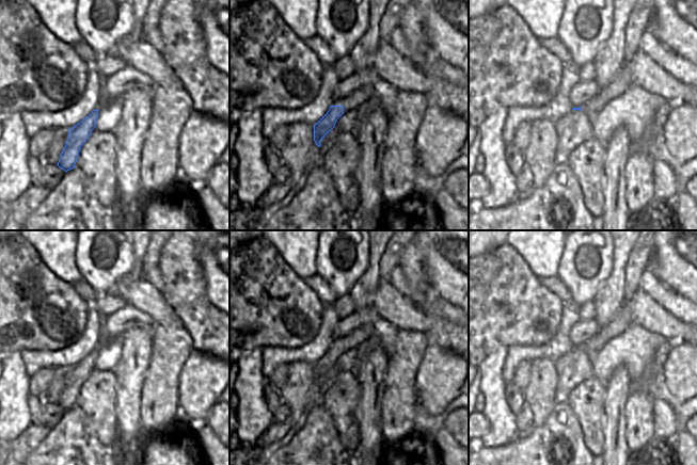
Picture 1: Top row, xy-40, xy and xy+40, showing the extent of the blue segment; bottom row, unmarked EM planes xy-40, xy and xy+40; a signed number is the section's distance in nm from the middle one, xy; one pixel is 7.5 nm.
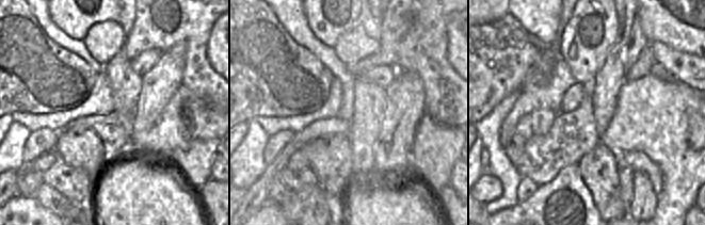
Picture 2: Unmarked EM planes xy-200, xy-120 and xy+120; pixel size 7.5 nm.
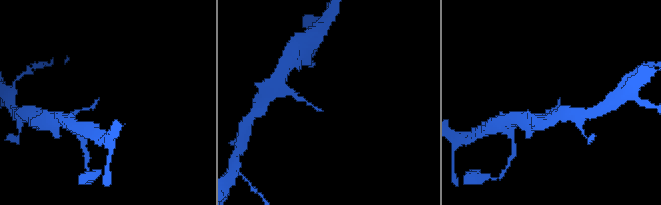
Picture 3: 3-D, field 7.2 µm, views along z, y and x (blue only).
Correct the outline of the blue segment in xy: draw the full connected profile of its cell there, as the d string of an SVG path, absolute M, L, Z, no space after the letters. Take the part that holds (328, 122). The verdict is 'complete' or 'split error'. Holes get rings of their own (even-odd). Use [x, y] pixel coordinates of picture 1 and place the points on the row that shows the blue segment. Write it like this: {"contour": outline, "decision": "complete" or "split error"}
{"contour": "M331 106L329 111L314 125L314 141L318 147L320 147L320 141L335 127L343 114L343 106Z", "decision": "complete"}

